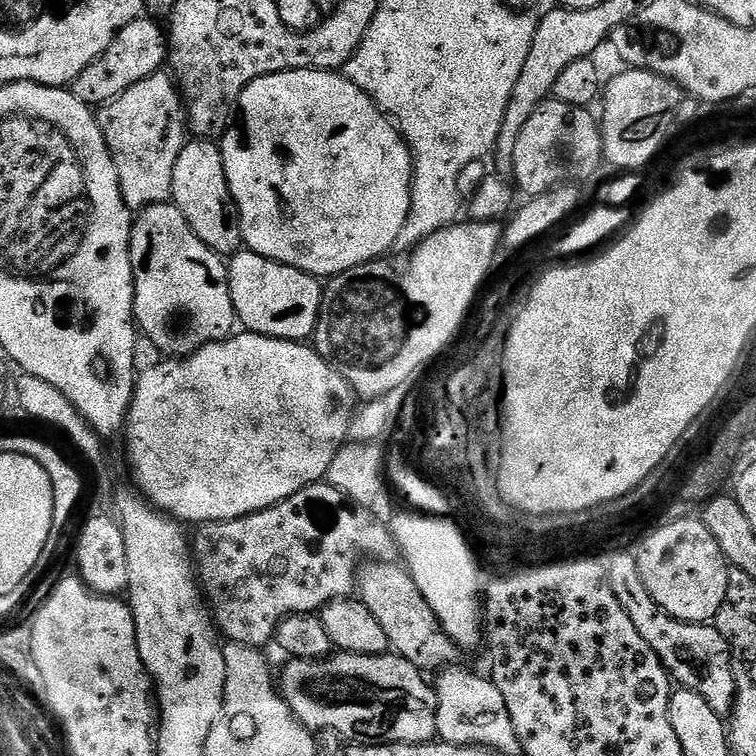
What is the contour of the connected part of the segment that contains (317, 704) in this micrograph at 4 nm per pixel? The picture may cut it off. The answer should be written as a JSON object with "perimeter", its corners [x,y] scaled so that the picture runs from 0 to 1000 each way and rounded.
{"perimeter":[[[450,862],[440,865],[427,873],[393,873],[390,870],[380,874],[382,878],[368,889],[368,914],[376,922],[381,937],[393,947],[397,956],[409,966],[438,966],[447,970],[451,976],[460,981],[485,981],[489,984],[570,984],[578,978],[577,962],[579,950],[577,948],[577,913],[570,903],[561,901],[562,890],[544,878],[540,873],[533,873],[522,865],[509,865],[507,868],[467,868],[463,862]]]}

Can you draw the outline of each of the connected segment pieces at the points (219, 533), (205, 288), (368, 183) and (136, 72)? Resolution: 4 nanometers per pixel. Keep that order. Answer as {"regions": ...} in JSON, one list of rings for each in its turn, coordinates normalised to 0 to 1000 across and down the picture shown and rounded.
{"regions":[[[[425,638],[394,648],[394,653],[389,653],[362,669],[349,672],[345,677],[337,677],[329,683],[310,685],[308,688],[290,688],[288,690],[263,694],[258,700],[259,714],[257,709],[257,750],[262,758],[262,771],[269,787],[272,790],[272,798],[279,808],[280,819],[288,832],[290,840],[298,848],[310,852],[324,852],[332,857],[349,860],[353,858],[352,854],[354,851],[358,853],[364,848],[365,835],[370,832],[370,824],[378,816],[418,812],[422,811],[425,804],[430,804],[434,799],[440,799],[444,794],[464,790],[472,782],[474,753],[478,750],[479,742],[483,738],[492,743],[513,743],[526,730],[524,717],[519,713],[515,694],[509,689],[507,693],[505,689],[496,688],[491,680],[492,677],[485,671],[476,671],[472,667],[467,667],[459,653],[447,649],[439,640]]],[[[226,267],[184,276],[169,321],[177,368],[177,423],[184,438],[217,474],[254,471],[272,456],[300,450],[313,433],[304,394],[302,352],[246,294]]],[[[389,93],[357,98],[331,108],[331,114],[320,119],[315,134],[315,157],[296,176],[290,193],[299,225],[299,241],[304,246],[304,257],[317,284],[317,303],[327,332],[339,333],[347,341],[357,341],[378,352],[389,352],[419,368],[438,368],[468,352],[504,343],[513,332],[517,335],[522,329],[526,310],[532,310],[532,299],[537,299],[542,283],[545,204],[522,163],[504,148],[503,142],[478,116],[468,114],[468,108],[463,108],[460,102],[448,94]]],[[[181,24],[177,29],[172,29],[149,50],[146,61],[138,63],[134,74],[127,74],[124,82],[119,82],[114,87],[114,93],[108,93],[103,98],[103,103],[97,106],[93,112],[93,120],[101,126],[108,136],[118,140],[131,140],[134,138],[144,138],[151,130],[156,130],[156,124],[167,124],[167,119],[172,119],[172,114],[183,114],[183,108],[188,108],[188,103],[198,103],[205,95],[213,94],[218,89],[222,77],[222,44],[216,36],[212,37],[205,25]]]]}

